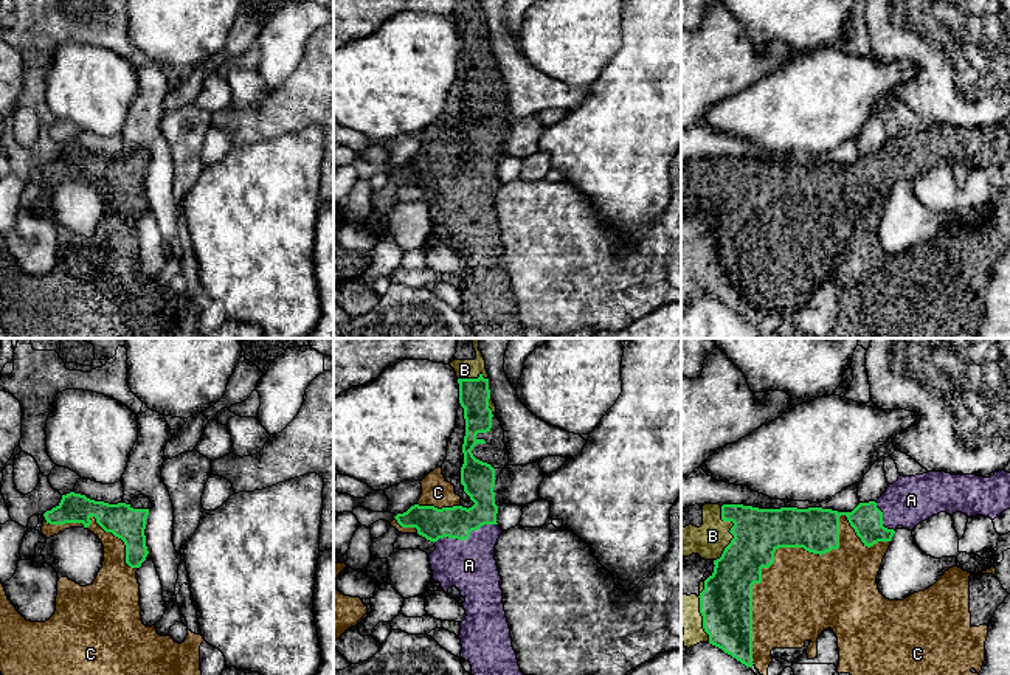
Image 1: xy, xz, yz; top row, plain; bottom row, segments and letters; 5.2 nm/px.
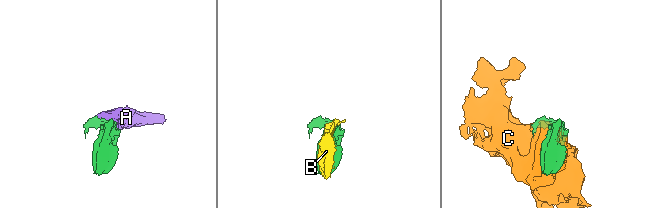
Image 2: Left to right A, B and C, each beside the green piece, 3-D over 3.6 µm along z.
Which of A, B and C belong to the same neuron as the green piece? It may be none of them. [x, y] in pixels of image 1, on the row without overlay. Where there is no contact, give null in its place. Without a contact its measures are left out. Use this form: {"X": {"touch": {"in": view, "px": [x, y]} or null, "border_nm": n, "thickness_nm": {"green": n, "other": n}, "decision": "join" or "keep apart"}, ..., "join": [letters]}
{"A": {"touch": {"in": "xz", "px": [466, 191]}, "border_nm": 340, "thickness_nm": {"green": 170, "other": 260}, "decision": "join"}, "B": {"touch": {"in": "yz", "px": [729, 183]}, "border_nm": 300, "thickness_nm": {"green": 260, "other": 180}, "decision": "join"}, "C": {"touch": {"in": "yz", "px": [792, 199]}, "border_nm": 950, "thickness_nm": {"green": 260, "other": 440}, "decision": "keep apart"}, "join": ["A", "B"]}

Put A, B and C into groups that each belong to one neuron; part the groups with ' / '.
A B / C

